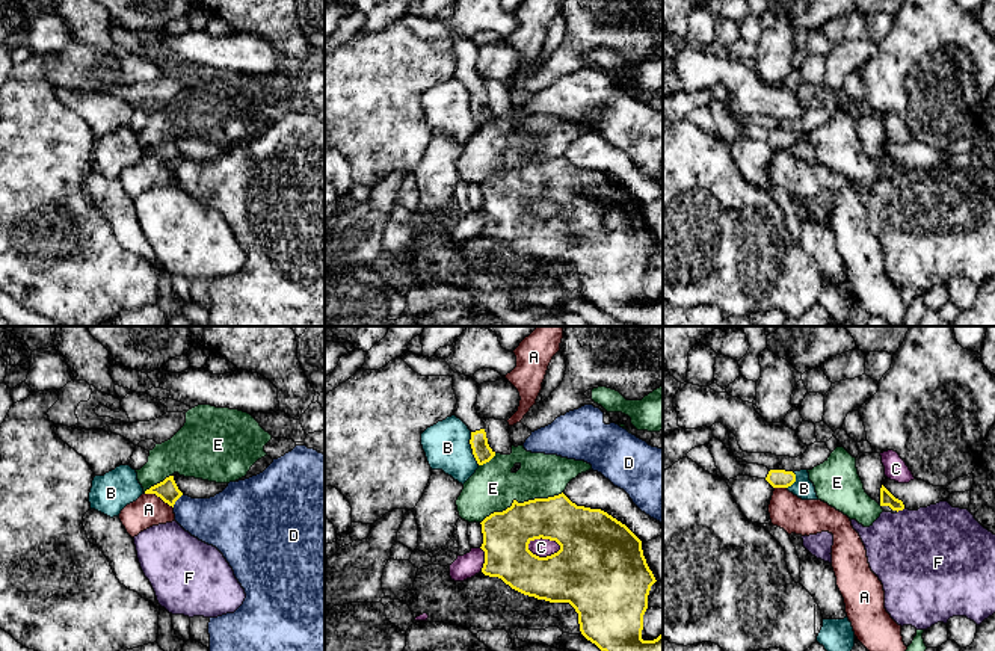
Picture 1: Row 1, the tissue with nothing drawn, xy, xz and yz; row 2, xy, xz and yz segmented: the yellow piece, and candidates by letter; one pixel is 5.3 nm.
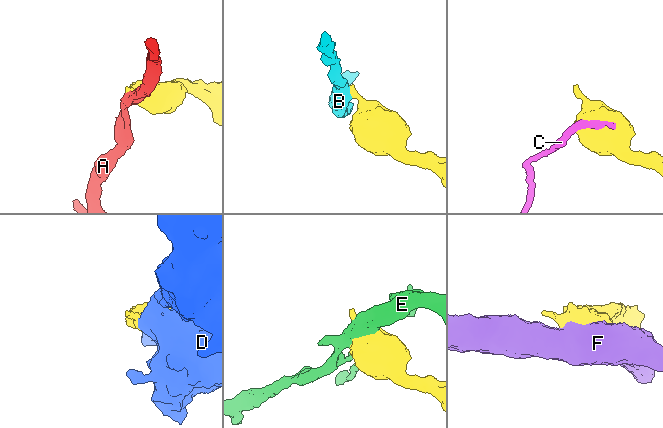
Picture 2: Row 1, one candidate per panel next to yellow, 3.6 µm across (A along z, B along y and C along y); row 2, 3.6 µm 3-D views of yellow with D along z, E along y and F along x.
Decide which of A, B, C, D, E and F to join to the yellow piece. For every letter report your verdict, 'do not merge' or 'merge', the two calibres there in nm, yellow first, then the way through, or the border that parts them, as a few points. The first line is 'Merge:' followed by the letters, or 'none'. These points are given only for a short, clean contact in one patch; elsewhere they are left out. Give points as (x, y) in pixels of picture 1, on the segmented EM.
Merge: none
A: do not merge; 110 nm thick on the yellow side, 170 nm on the other; border along xy (145, 493), (154, 493), (172, 508)
B: do not merge; 100 nm thick on the yellow side, 240 nm on the other; border along xz (470, 432), (471, 453), (479, 464)
C: do not merge; 360 nm thick on the yellow side, 100 nm on the other
D: do not merge; 110 nm thick on the yellow side, 260 nm on the other
E: do not merge; 260 nm thick on the yellow side, 260 nm on the other
F: do not merge; 80 nm thick on the yellow side, 460 nm on the other

